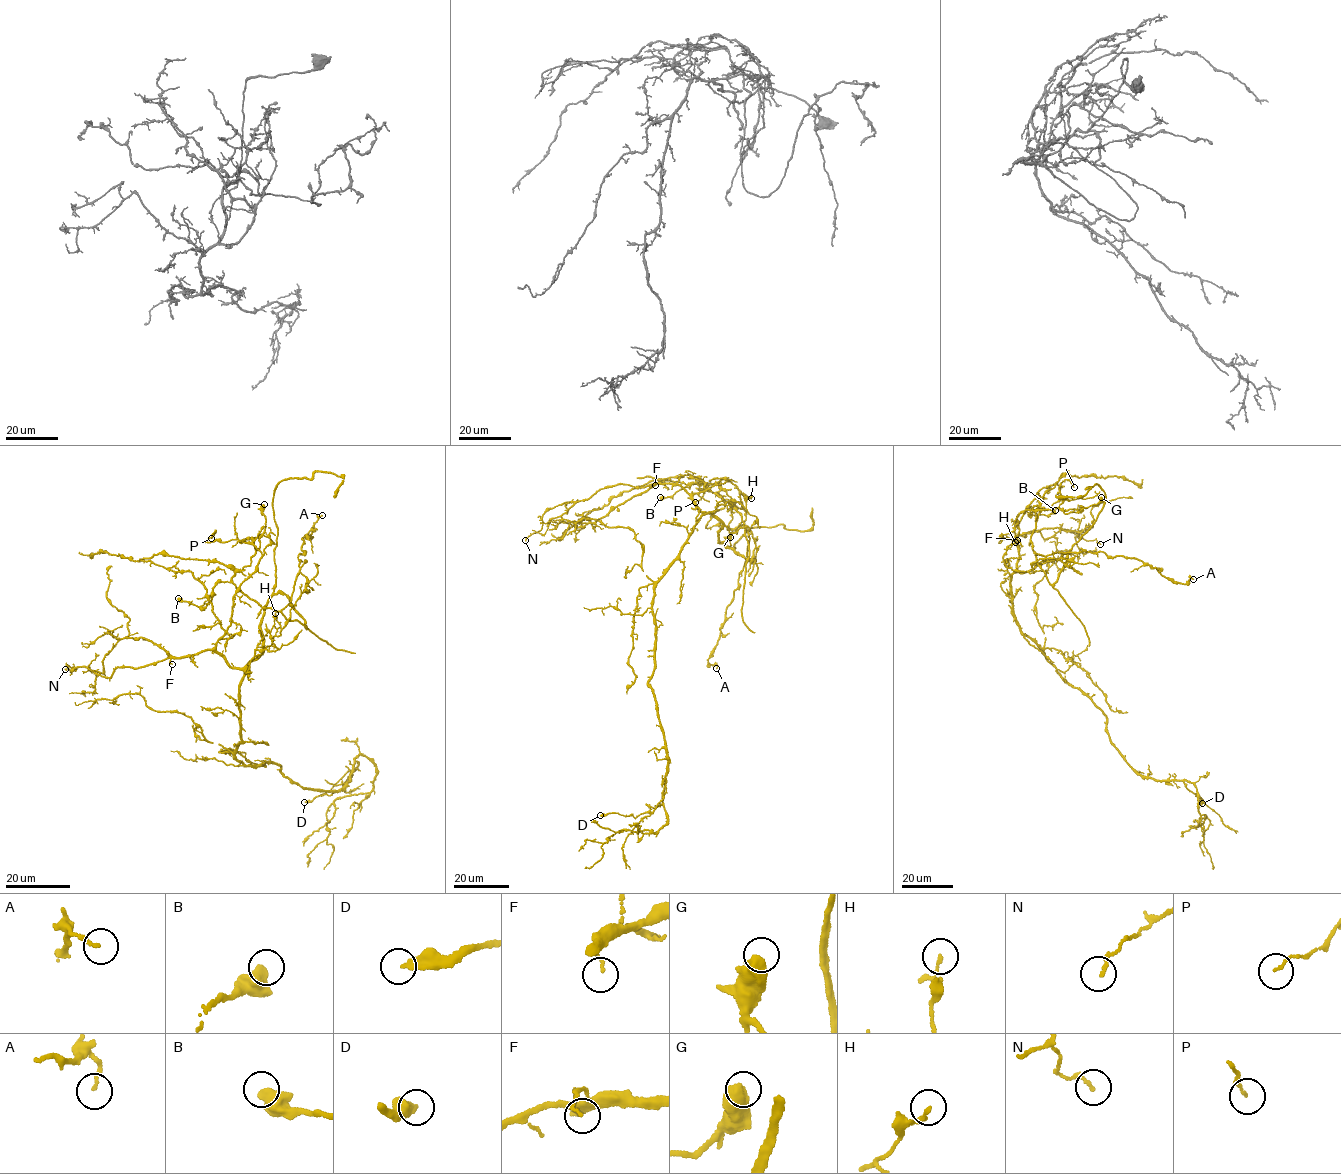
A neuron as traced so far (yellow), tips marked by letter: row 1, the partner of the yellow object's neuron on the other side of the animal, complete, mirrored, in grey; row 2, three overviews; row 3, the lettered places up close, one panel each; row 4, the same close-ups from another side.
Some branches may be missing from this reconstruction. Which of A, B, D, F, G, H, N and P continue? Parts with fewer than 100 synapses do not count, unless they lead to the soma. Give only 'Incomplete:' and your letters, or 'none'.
Incomplete: none

